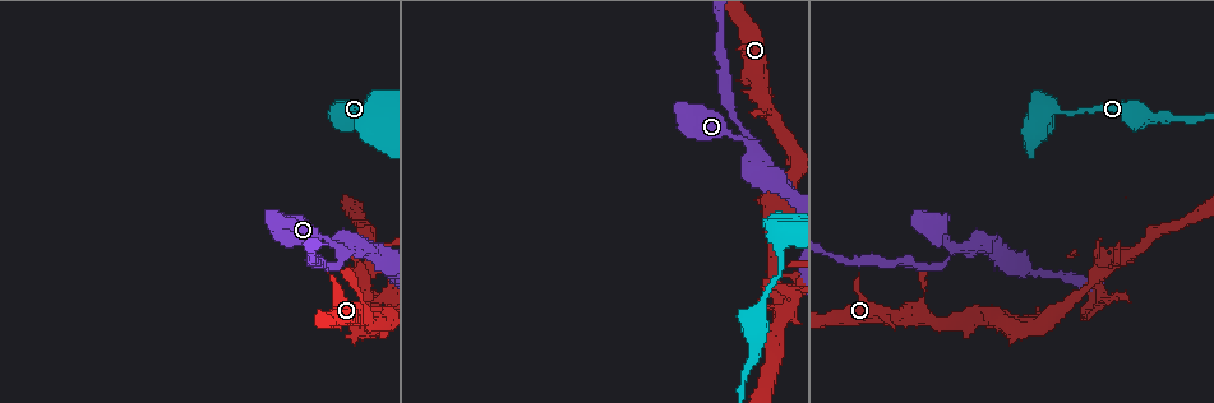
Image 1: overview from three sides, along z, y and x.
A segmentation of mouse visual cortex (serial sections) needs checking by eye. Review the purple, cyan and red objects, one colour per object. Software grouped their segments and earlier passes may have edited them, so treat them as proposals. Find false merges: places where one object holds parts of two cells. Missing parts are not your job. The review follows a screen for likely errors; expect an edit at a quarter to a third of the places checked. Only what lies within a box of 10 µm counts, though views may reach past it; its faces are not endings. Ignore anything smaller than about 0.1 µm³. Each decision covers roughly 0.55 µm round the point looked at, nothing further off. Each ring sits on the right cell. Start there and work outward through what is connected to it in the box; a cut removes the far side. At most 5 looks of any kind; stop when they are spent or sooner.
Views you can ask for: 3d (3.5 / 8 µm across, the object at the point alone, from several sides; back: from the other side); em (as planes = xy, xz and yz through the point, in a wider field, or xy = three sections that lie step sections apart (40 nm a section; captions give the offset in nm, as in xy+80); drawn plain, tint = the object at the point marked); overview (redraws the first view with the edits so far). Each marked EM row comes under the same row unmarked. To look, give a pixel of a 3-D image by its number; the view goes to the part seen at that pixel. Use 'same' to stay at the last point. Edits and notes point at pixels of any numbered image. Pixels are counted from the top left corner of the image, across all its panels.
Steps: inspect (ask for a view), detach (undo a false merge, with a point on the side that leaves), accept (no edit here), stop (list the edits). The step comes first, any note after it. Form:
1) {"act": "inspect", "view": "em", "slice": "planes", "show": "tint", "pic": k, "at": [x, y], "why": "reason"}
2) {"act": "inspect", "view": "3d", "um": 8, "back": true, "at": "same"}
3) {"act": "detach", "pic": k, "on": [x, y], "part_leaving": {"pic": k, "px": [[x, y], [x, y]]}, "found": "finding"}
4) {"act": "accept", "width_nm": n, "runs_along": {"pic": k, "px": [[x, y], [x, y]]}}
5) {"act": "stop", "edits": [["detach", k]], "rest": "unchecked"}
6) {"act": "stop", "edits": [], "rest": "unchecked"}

{"act": "inspect", "view": "3d", "um": 3.5, "pic": 1, "at": [952, 246], "why": "three arms meet"}

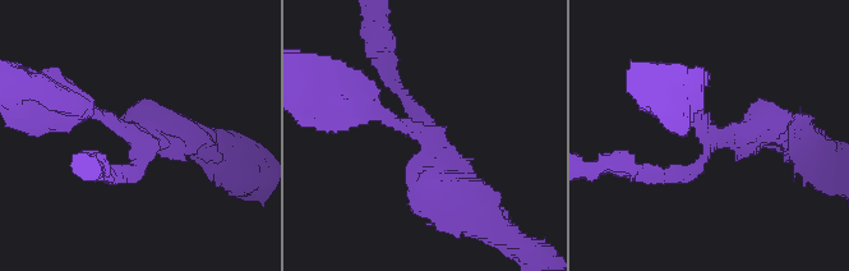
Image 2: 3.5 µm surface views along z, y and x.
{"act": "inspect", "view": "em", "slice": "xy", "step": 2, "show": "tint", "pic": 2, "at": [133, 136], "arms": 3, "arm_widths_nm": [200, 300, 400]}

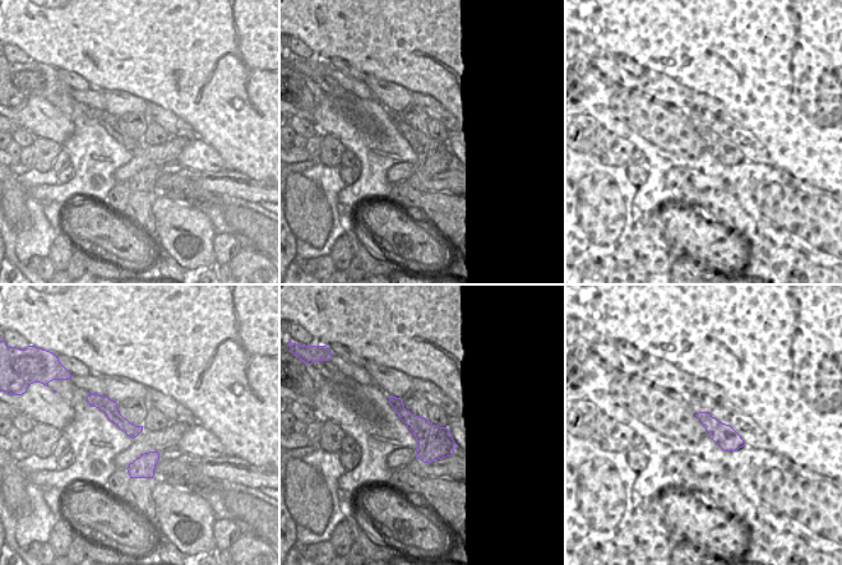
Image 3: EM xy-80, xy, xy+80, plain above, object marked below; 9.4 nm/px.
{"act": "inspect", "view": "em", "slice": "xy", "step": 1, "show": "tint", "at": "same", "why": "cut it another way"}

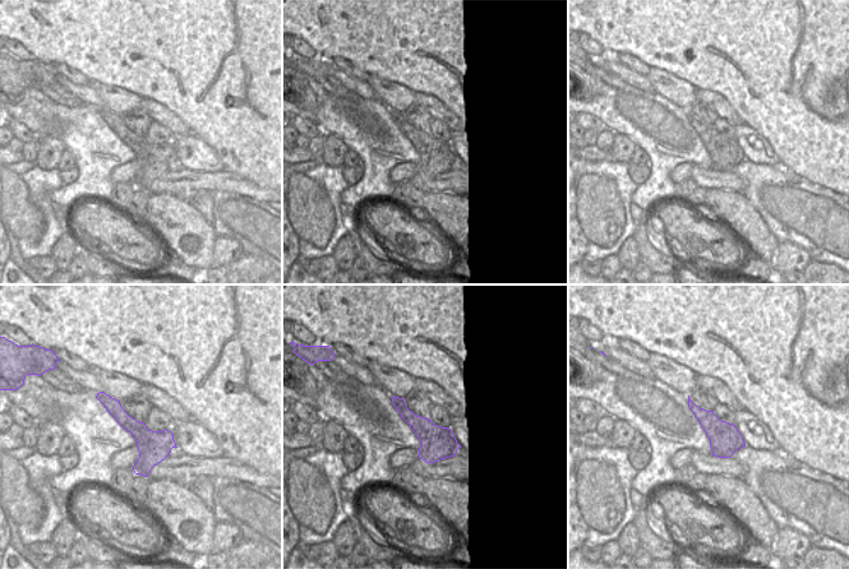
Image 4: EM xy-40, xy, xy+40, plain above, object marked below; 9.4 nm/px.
{"act": "accept", "runs_along": {"pic": 2, "px": [[347, 100], [427, 136], [457, 198]]}, "found": "one cell here"}

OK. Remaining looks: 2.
{"act": "inspect", "view": "em", "slice": "xy", "step": 2, "show": "tint", "pic": 1, "at": [1027, 330], "why": "three arms meet"}

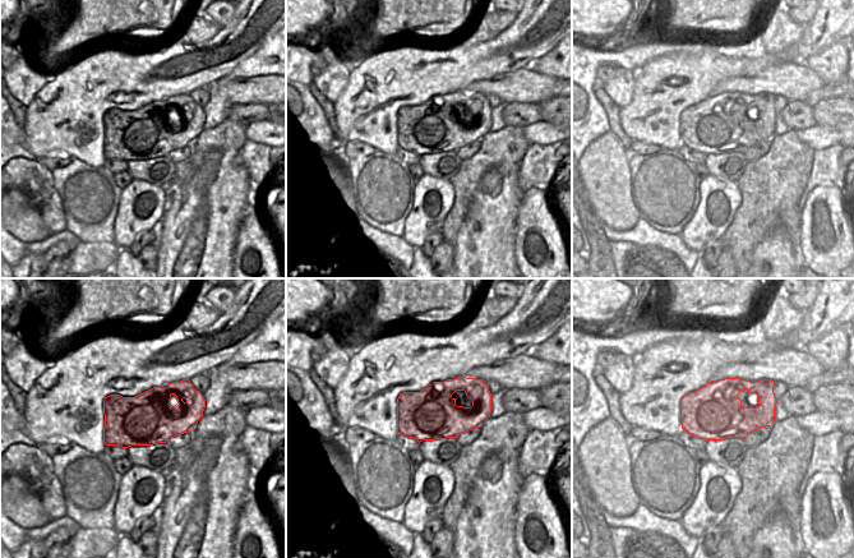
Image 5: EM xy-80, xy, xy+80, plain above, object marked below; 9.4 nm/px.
{"act": "inspect", "view": "3d", "um": 3.5, "at": "same"}

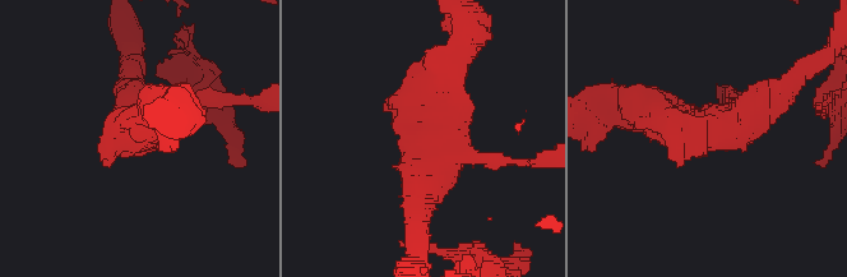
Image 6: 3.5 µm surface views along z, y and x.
{"act": "accept", "runs_along": {"pic": 6, "px": [[453, 65], [421, 98], [417, 202]]}, "found": "all the same cell"}

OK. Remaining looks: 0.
{"act": "stop", "edits": [], "rest": "unchecked"}

